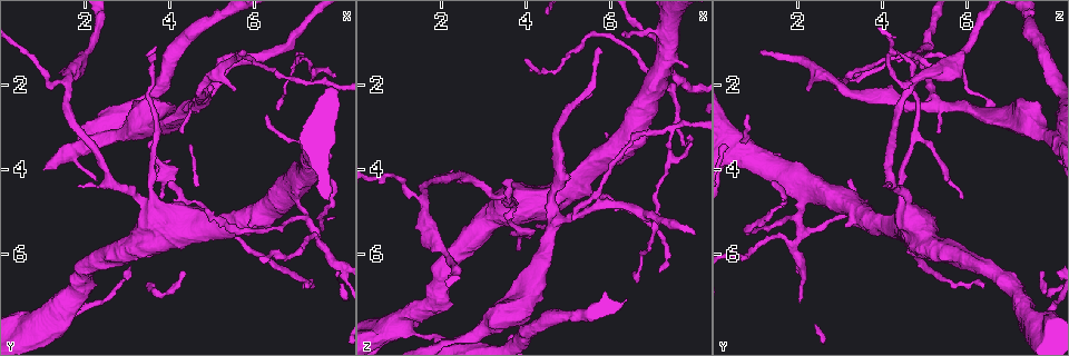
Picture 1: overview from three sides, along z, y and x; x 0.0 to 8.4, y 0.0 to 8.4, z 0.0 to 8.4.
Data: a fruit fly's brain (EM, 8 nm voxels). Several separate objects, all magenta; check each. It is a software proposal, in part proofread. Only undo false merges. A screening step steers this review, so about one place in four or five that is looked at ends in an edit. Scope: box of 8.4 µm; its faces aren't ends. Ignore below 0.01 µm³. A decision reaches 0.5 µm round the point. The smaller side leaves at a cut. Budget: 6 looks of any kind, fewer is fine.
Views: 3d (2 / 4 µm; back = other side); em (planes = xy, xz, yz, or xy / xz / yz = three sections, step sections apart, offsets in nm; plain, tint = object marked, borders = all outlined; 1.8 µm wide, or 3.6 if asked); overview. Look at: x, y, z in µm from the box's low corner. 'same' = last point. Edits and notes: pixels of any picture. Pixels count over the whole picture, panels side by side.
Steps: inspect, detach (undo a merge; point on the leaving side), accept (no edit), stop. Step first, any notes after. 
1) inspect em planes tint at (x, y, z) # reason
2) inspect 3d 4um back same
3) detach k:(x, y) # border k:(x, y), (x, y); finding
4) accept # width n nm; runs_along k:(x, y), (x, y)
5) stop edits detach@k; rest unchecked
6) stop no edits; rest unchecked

inspect em xy step 16 tint at (7.20, 5.10, 2.00) # abrupt turn

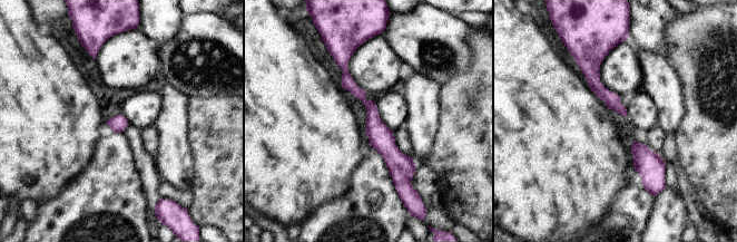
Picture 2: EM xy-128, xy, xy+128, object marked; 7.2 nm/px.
inspect em planes tint same

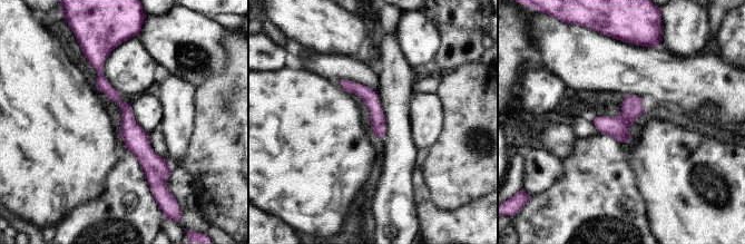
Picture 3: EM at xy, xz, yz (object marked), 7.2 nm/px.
accept # runs_along 3:(100, 58), (101, 83), (126, 108), (152, 181); continuous, no second neuron

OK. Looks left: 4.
inspect em planes tint at (4.65, 2.40, 5.20) # side arm on a straight run

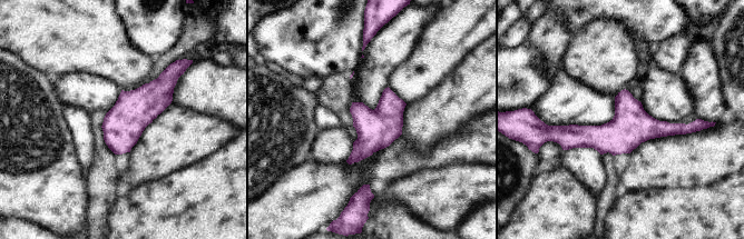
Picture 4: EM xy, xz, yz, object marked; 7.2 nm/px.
accept # one neuron here

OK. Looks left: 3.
inspect 3d 4um at (1.65, 2.00, 4.70)

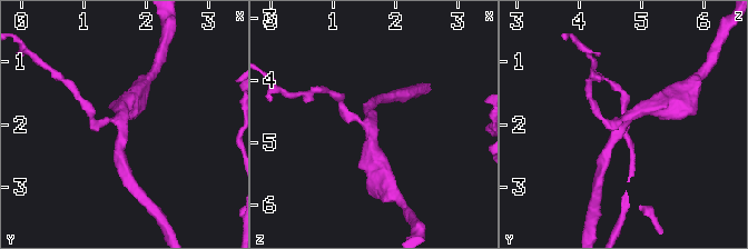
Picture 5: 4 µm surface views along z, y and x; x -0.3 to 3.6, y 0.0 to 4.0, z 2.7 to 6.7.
inspect em planes borders at (1.60, 2.00, 4.65)

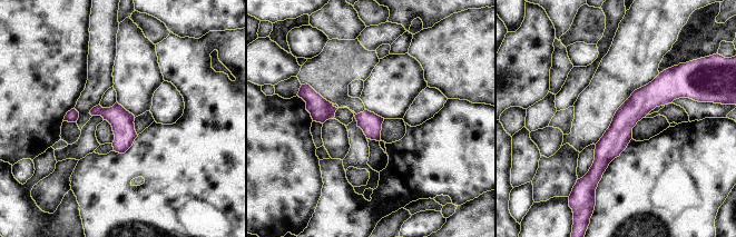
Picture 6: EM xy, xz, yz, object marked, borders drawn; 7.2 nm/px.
accept # runs_along 6:(677, 86), (621, 126), (588, 178); all the same neuron

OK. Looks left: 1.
stop no edits; rest unchecked

